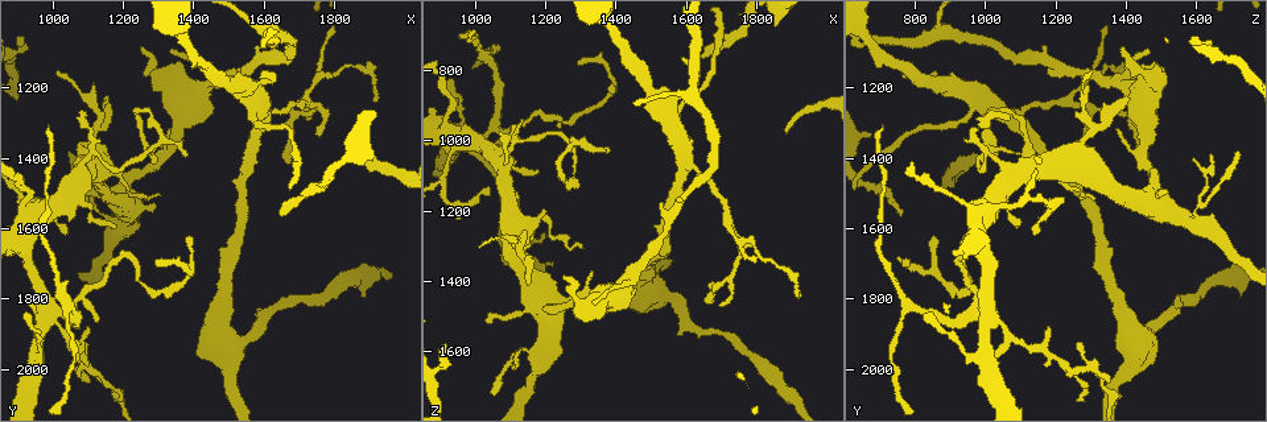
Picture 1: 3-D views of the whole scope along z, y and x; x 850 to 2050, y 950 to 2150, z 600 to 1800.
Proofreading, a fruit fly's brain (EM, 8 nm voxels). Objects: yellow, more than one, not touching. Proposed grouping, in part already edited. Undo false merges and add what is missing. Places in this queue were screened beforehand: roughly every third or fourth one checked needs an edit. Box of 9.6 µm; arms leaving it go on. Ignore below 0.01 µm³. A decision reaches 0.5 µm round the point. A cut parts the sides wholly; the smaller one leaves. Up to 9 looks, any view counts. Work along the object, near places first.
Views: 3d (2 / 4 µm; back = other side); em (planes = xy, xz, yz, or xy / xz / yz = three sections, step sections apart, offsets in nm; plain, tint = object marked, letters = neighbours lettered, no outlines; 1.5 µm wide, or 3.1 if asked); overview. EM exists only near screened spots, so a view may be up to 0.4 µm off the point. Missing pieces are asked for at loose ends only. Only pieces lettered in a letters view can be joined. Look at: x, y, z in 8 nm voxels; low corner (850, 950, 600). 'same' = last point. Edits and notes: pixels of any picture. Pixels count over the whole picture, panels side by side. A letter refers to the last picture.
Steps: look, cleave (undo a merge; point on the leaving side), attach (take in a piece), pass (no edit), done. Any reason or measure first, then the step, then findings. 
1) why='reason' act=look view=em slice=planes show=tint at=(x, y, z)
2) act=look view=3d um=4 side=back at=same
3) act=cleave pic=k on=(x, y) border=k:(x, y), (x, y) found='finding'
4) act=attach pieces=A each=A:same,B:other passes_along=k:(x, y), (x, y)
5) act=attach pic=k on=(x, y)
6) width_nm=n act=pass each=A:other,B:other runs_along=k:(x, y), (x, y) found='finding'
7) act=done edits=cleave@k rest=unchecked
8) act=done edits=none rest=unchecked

why='branch stops here' act=look view=3d um=2 at=(1890, 1400, 970)

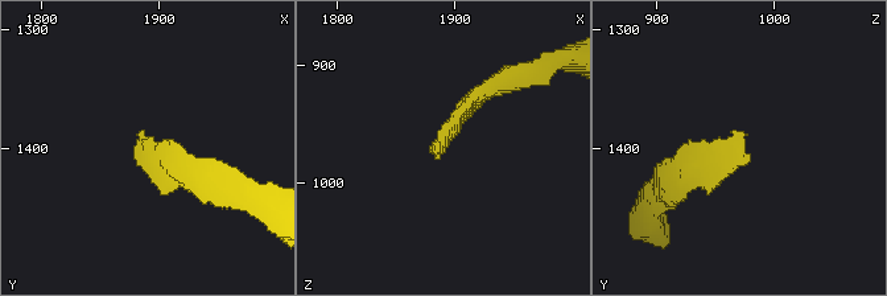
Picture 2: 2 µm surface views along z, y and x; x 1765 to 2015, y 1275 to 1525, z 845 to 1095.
act=look view=em slice=planes show=plain at=(1884, 1390, 976)

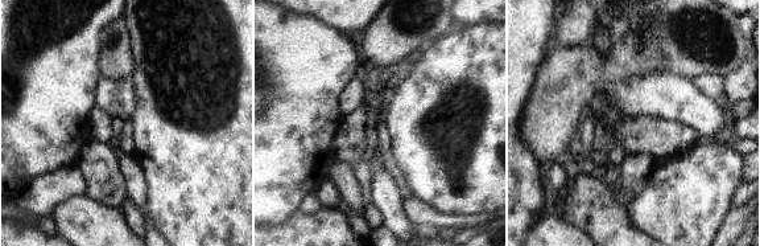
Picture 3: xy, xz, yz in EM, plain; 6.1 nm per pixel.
why='what lies round it' act=look view=em slice=planes show=letters at=same

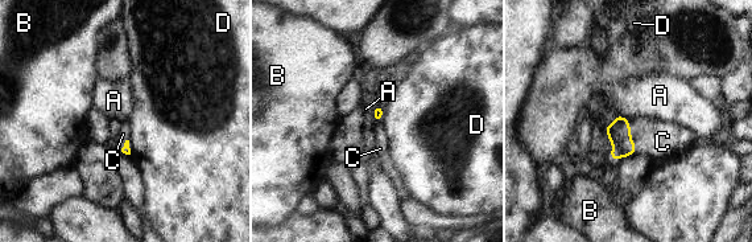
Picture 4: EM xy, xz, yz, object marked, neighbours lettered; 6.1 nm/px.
act=attach pieces=C each=A:other,B:other,C:same,D:other found='the neuron continues'

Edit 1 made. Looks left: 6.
why='redraw' act=look view=overview

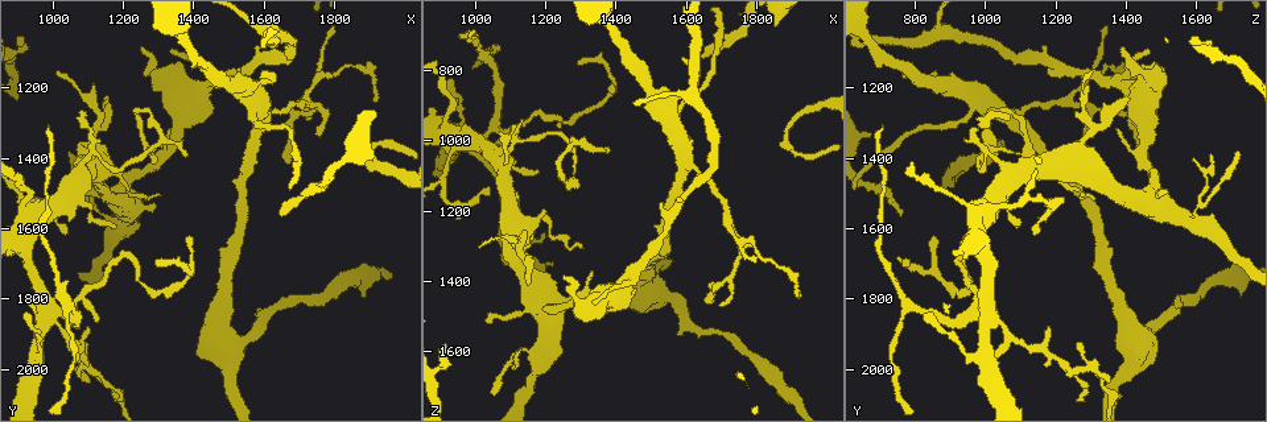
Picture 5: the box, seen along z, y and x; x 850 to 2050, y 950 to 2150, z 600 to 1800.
why='thin end' act=look view=3d um=4 at=(1040, 1500, 1520)

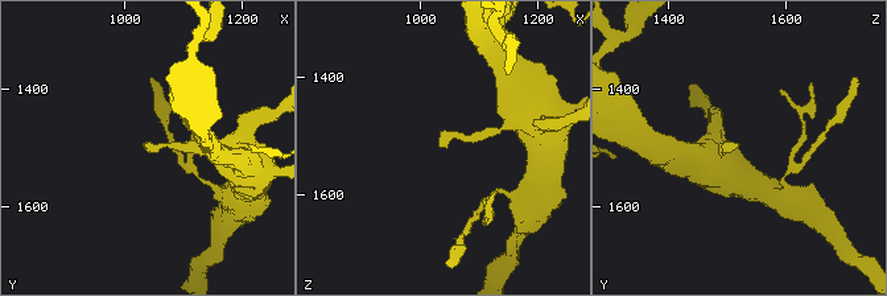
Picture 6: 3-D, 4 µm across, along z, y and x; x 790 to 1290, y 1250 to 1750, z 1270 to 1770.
why='need the tissue' act=look view=em slice=planes show=letters at=(1040, 1495, 1520)

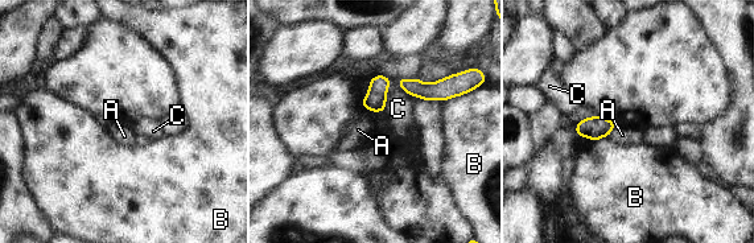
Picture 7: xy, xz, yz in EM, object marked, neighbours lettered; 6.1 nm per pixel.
longest_contact=C:220nm act=pass each=A:other,B:other,C:other border=7:(616, 126), (606, 136) found='none of them fits'

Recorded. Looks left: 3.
act=look view=em slice=planes show=plain at=(1130, 1860, 1000)

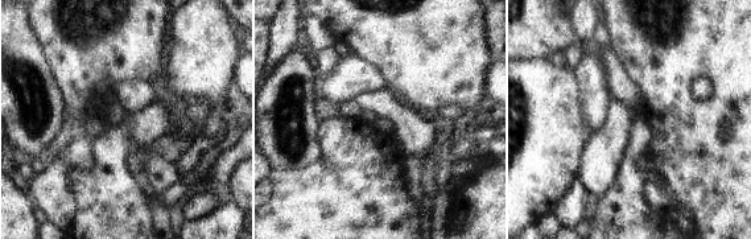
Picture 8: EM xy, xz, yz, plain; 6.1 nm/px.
act=look view=em slice=planes show=letters at=same

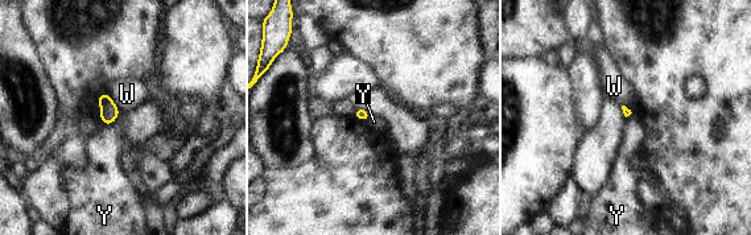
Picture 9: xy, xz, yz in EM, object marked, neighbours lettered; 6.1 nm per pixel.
act=pass each=W:other,Y:other found='no lettered piece goes on from it'

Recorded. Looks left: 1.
act=done edits=attach@4 rest=unchecked

